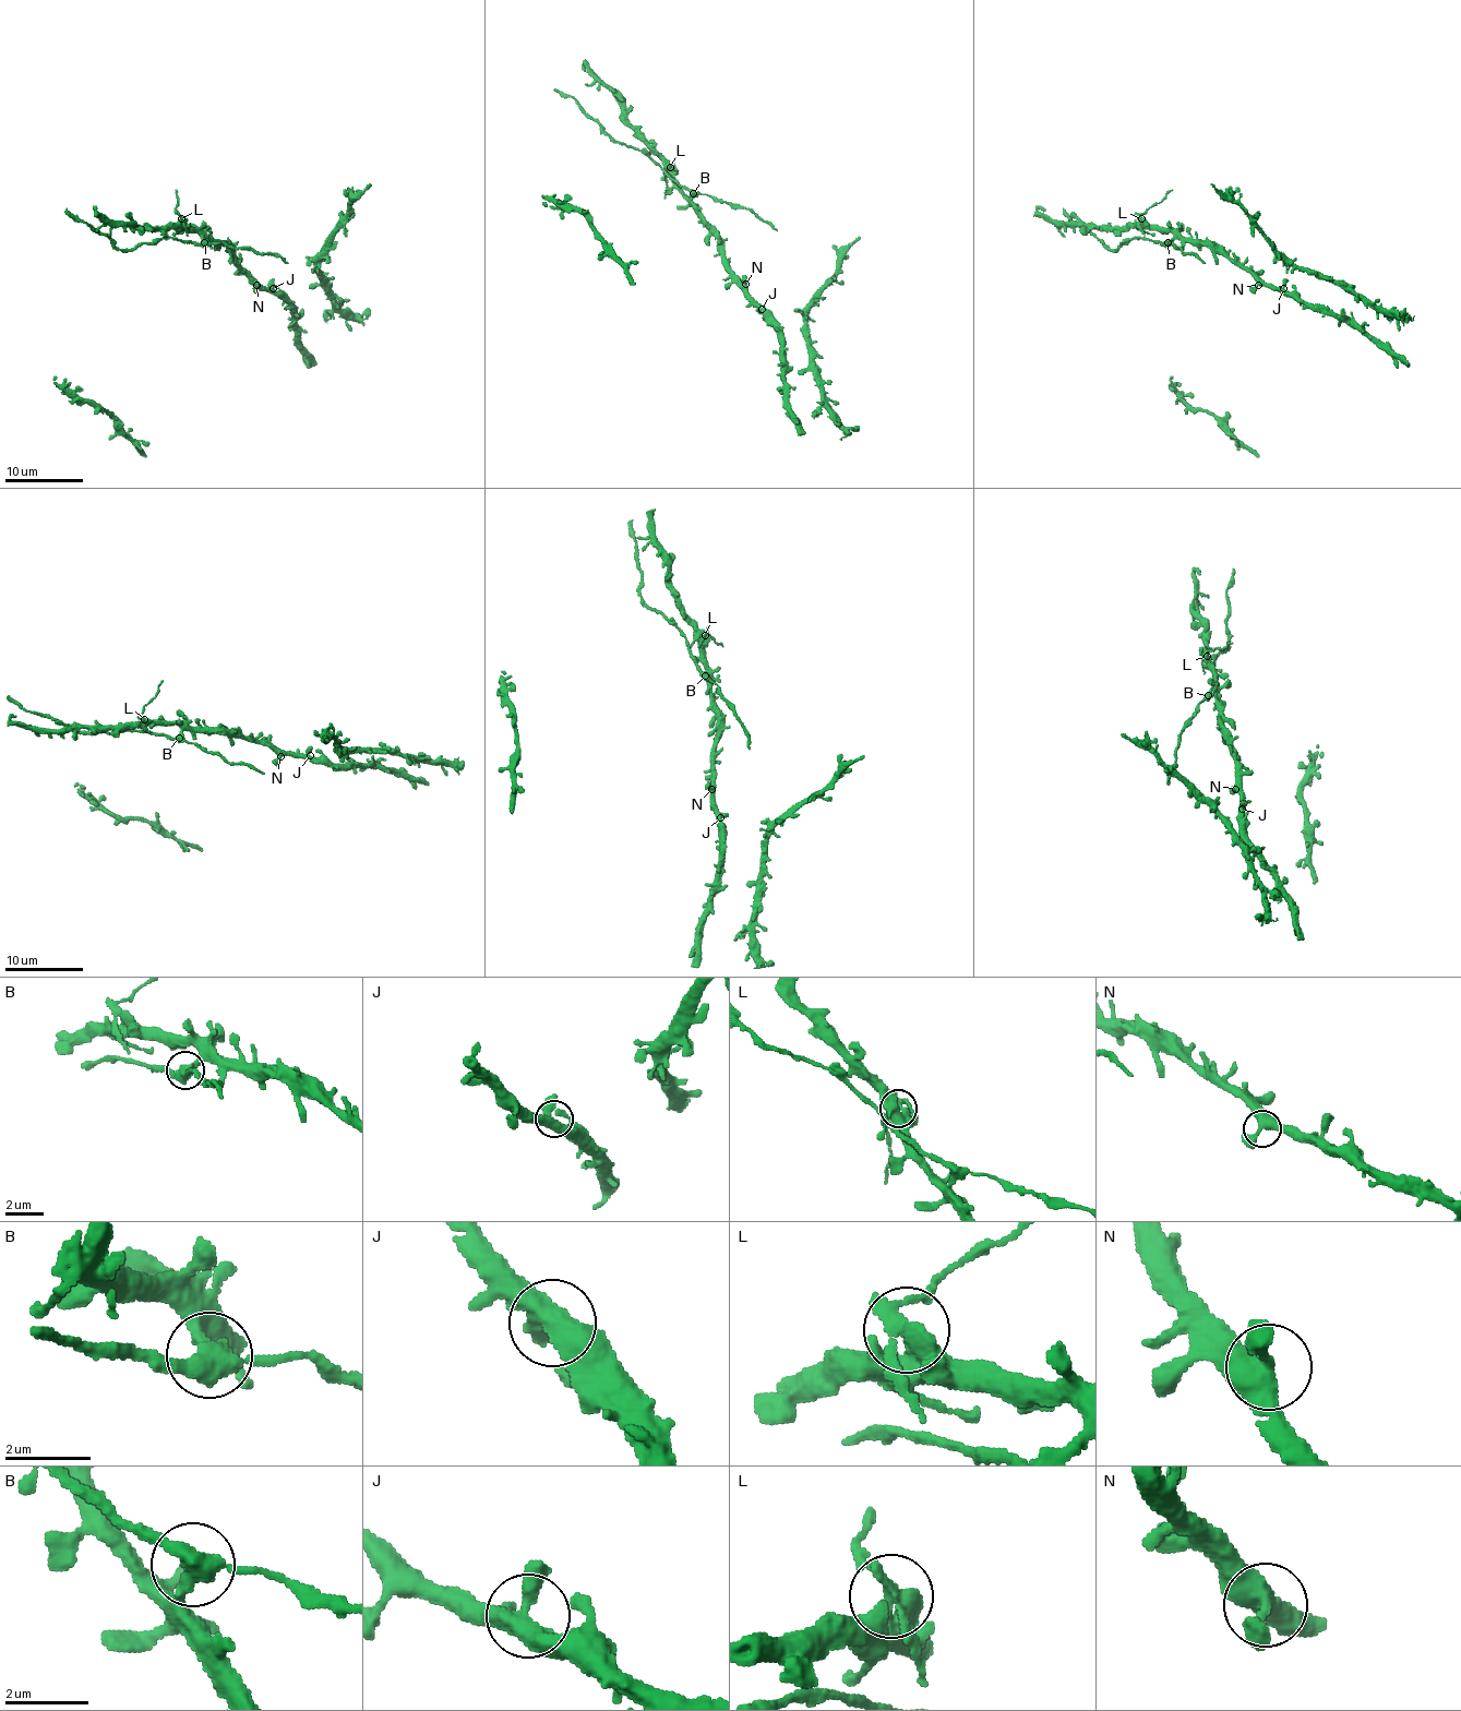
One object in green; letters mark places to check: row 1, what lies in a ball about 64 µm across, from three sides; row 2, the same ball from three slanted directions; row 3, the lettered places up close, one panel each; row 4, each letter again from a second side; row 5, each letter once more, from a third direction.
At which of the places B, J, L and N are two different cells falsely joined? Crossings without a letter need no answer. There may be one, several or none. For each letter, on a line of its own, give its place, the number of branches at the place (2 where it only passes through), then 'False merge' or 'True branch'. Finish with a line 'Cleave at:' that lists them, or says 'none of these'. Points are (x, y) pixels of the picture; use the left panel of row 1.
B: Place: (204, 242). Branches: 3. False merge
J: Place: (273, 288). Branches: 3. True branch
L: Place: (181, 218). Branches: 3. False merge
N: Place: (256, 285). Branches: 3. True branch
Cleave at: B, L

